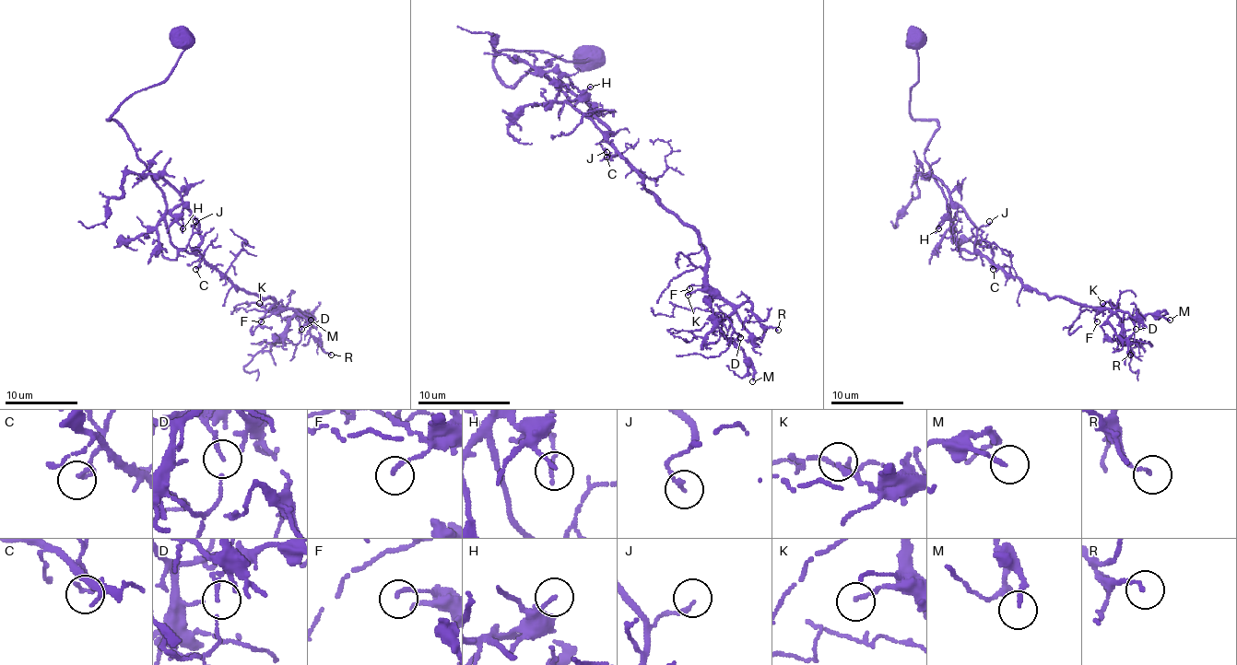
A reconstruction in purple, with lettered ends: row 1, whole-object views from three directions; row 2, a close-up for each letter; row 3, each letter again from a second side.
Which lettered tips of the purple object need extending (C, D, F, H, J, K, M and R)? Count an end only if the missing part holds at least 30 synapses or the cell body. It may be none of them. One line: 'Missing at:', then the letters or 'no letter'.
Missing at: no letter

